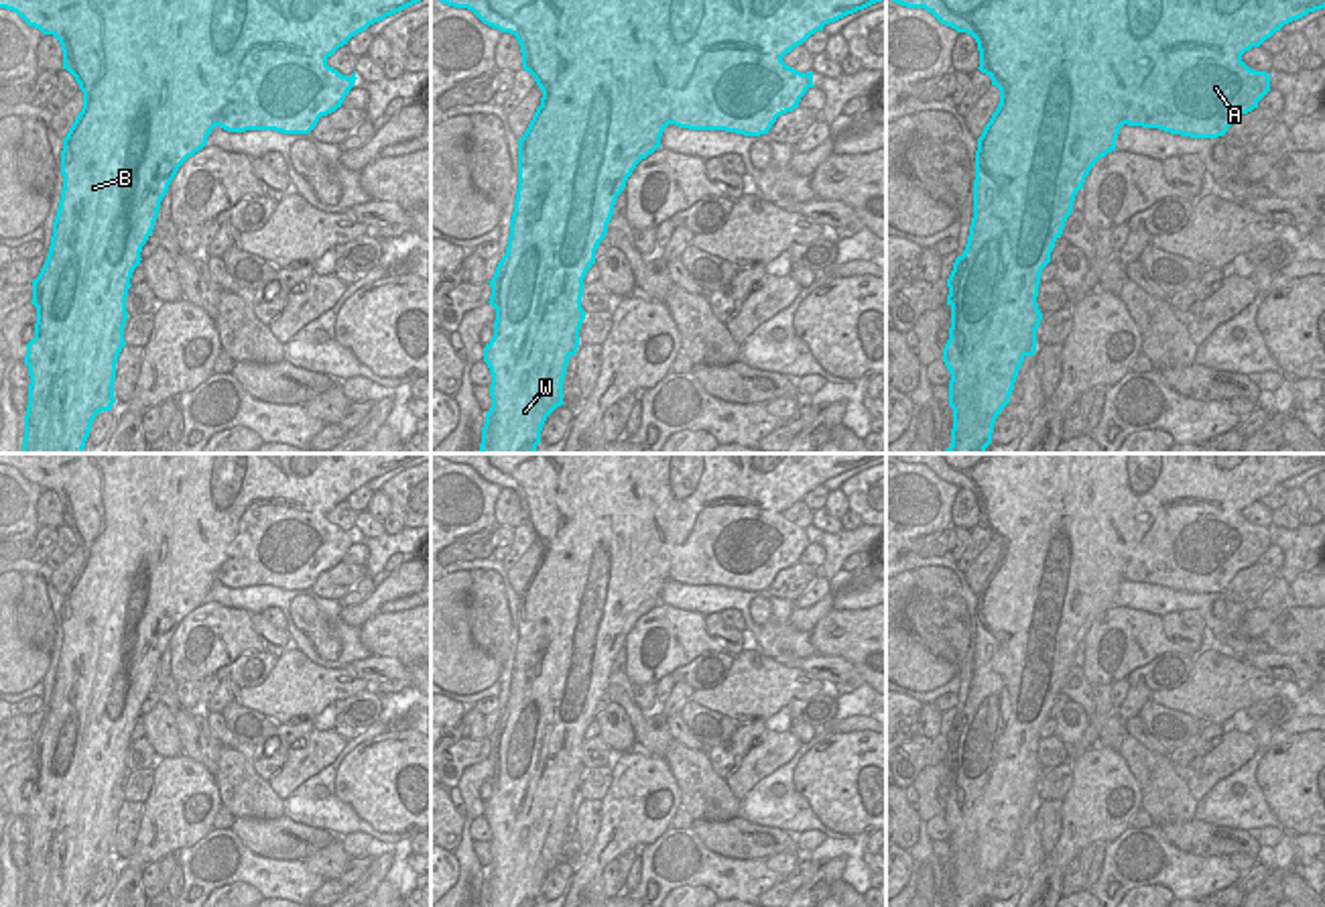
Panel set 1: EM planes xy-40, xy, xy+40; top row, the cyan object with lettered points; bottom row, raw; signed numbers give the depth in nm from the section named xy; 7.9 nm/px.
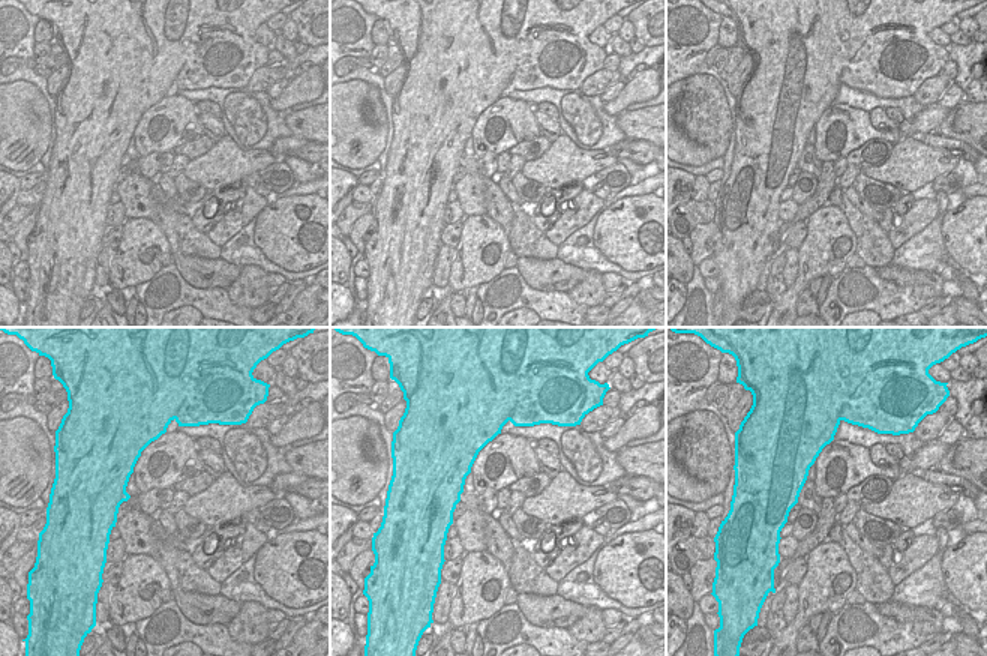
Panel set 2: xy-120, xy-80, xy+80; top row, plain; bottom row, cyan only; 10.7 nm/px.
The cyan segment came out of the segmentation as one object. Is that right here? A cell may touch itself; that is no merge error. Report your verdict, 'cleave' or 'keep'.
cleave

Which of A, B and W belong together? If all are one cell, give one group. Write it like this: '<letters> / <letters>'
A / B W

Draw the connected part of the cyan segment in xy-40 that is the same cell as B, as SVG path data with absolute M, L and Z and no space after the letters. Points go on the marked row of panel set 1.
M0 0L0 8L16 12L28 26L43 35L53 35L63 51L63 69L67 69L83 92L83 108L63 138L61 175L63 189L53 222L53 236L47 260L33 283L33 305L37 307L35 338L26 344L24 364L28 366L28 405L24 415L22 454L83 454L93 419L102 411L112 411L116 364L124 342L128 319L126 297L134 268L140 264L140 252L154 230L161 201L169 191L179 167L207 144L207 136L217 126L224 110L230 114L230 102L224 98L230 79L240 79L240 67L250 67L250 55L256 51L297 51L307 57L331 57L352 37L370 24L384 20L421 0Z

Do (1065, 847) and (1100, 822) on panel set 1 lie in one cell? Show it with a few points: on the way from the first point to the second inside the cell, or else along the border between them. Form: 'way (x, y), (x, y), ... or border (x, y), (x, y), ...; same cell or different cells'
way (1074, 838), (1092, 822); same cell

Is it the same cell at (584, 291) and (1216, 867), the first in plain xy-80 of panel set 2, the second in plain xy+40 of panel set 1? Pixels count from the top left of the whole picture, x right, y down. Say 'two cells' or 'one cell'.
two cells

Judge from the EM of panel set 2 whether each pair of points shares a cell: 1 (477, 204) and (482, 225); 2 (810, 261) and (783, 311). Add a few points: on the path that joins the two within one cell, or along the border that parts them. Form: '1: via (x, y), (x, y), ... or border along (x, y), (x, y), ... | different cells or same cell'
1: border along (464, 213), (485, 215) | different cells
2: via (806, 273), (788, 299) | same cell

